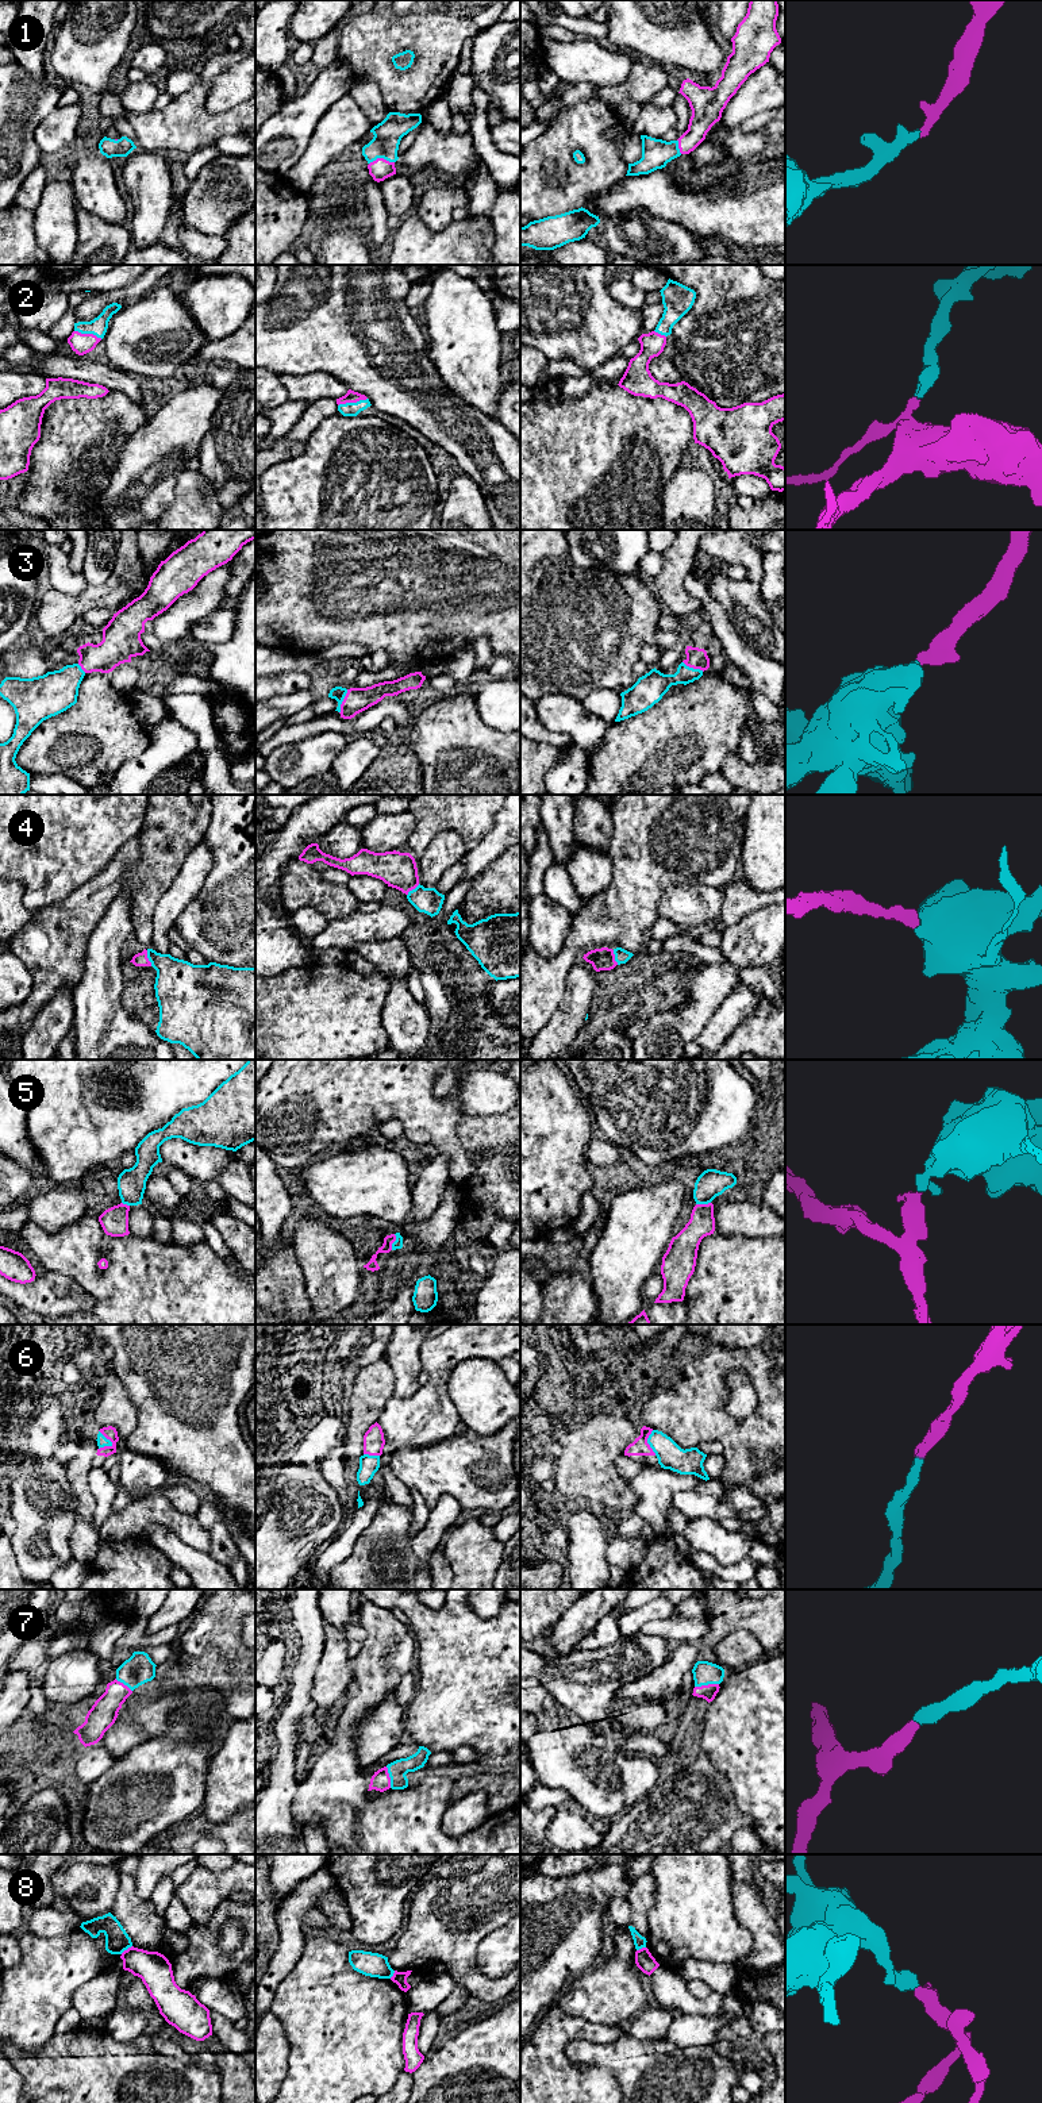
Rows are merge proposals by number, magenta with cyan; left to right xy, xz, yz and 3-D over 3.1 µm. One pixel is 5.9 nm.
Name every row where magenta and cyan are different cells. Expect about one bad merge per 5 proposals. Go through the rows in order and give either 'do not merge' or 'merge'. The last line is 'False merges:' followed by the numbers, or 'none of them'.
1: merge
2: merge
3: merge
4: merge
5: merge
6: merge
7: merge
8: do not merge
False merges: 8

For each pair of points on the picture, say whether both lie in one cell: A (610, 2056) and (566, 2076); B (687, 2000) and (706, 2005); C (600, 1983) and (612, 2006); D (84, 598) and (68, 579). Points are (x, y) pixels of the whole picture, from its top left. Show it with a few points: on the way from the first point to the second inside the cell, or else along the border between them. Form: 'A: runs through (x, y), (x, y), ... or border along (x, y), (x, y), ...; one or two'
A: border along (565, 2045), (571, 2061), (607, 2068), (615, 2079); two
B: runs through (691, 2005), (702, 2005); one
C: runs through (606, 1988), (610, 2000); one
D: border along (87, 583), (76, 595), (65, 595), (52, 588); two

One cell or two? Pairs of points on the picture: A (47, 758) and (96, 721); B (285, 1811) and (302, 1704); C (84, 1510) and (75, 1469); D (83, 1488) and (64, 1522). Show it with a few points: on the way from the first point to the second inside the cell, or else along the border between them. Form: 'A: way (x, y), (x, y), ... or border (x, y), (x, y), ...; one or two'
A: way (60, 746), (62, 744), (73, 744), (84, 733); one
B: way (283, 1784), (285, 1732); one
C: way (84, 1500), (79, 1479); one
D: border (65, 1468), (65, 1476), (77, 1500), (79, 1518); two

